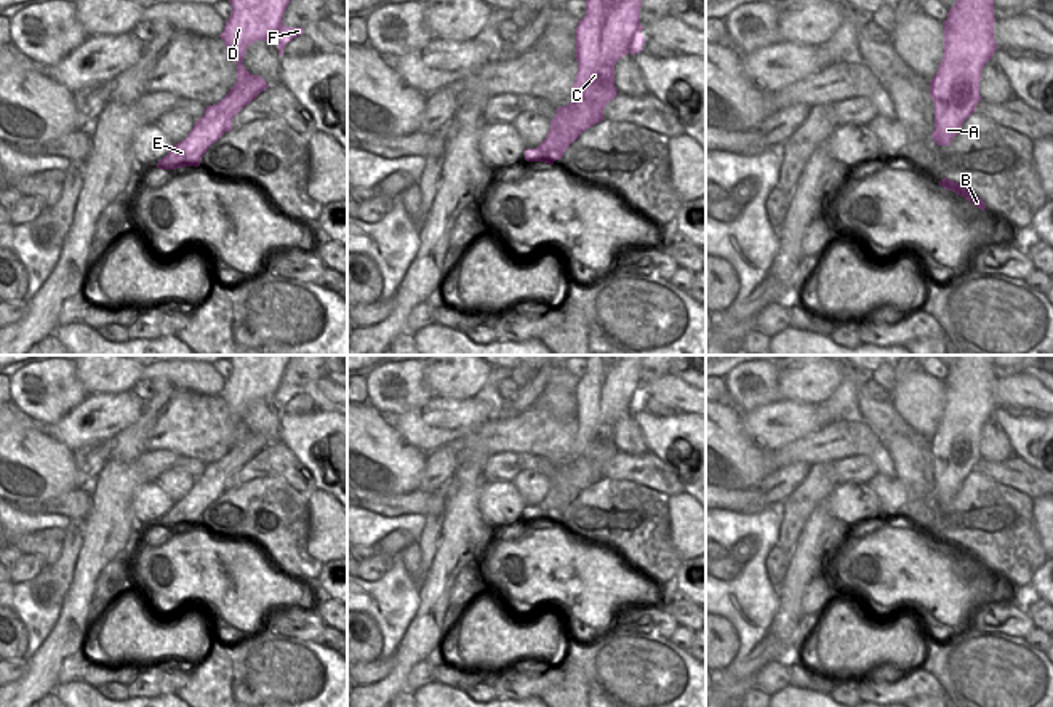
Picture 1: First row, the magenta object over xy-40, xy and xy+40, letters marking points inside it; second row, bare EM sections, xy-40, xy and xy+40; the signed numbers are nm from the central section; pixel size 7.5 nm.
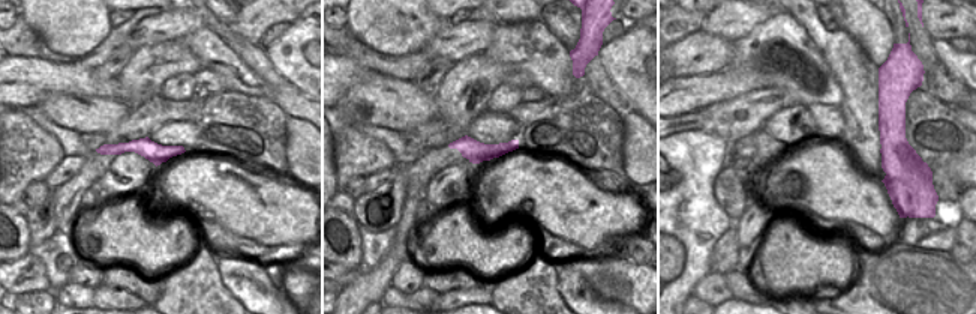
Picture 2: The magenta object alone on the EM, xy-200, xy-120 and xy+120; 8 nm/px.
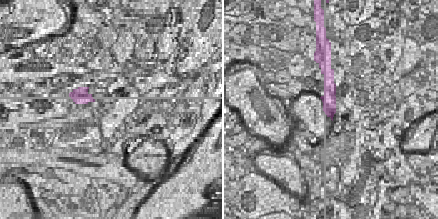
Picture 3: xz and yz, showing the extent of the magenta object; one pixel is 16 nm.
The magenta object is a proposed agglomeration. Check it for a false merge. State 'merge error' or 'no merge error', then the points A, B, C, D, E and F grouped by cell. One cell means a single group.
merge error; A B C D / E F

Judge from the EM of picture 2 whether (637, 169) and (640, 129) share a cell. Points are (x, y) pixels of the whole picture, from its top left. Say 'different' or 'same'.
same

